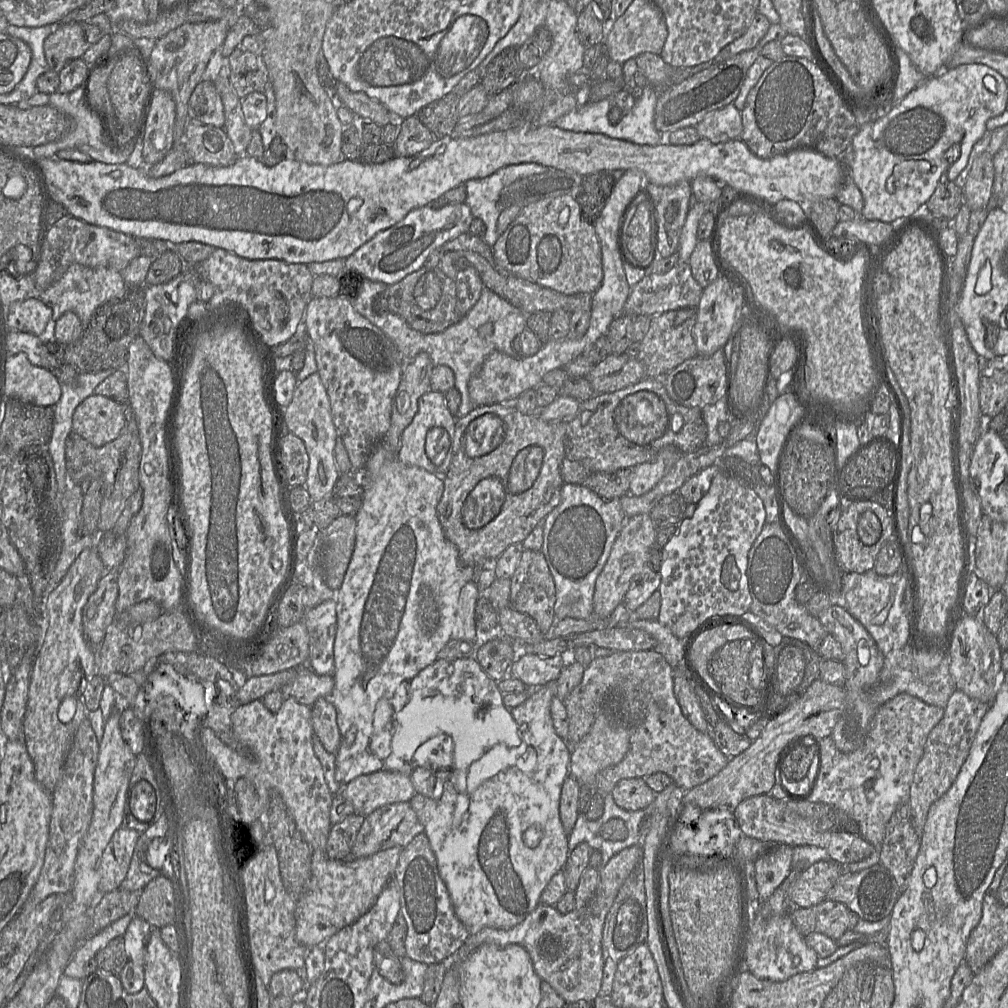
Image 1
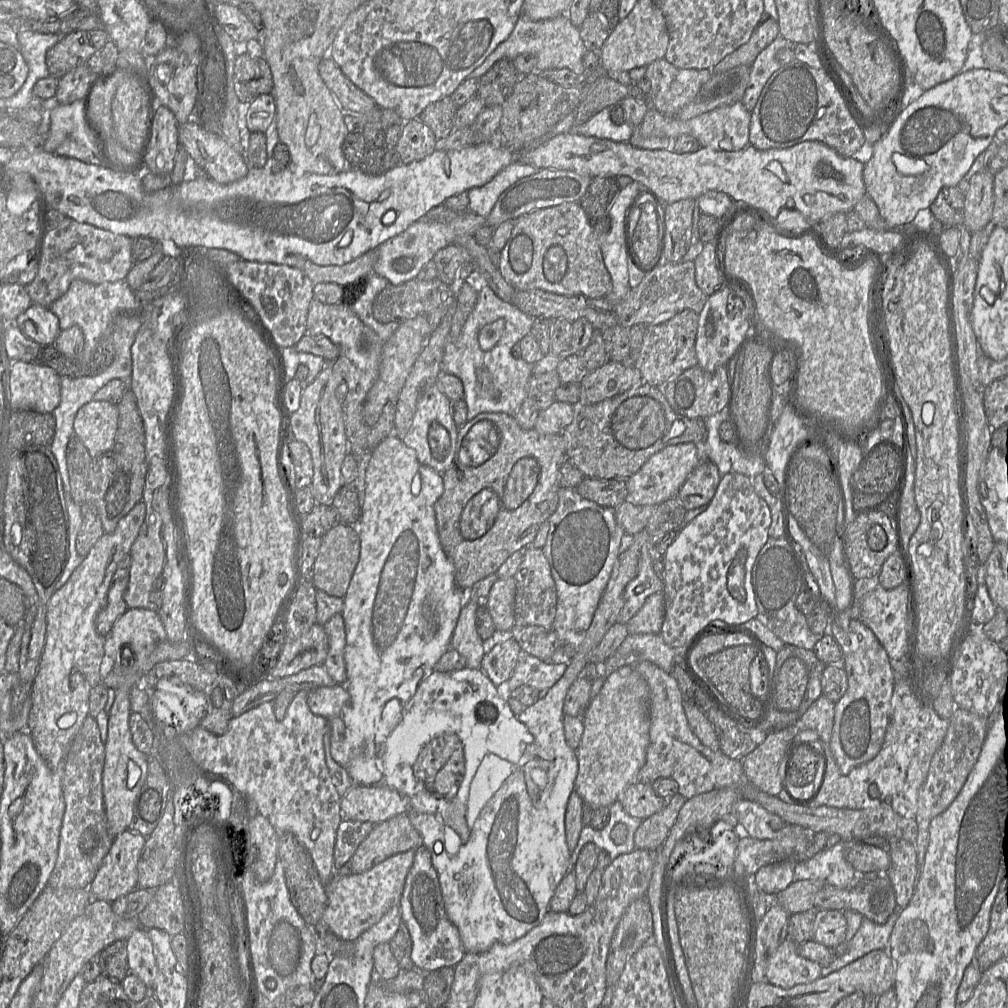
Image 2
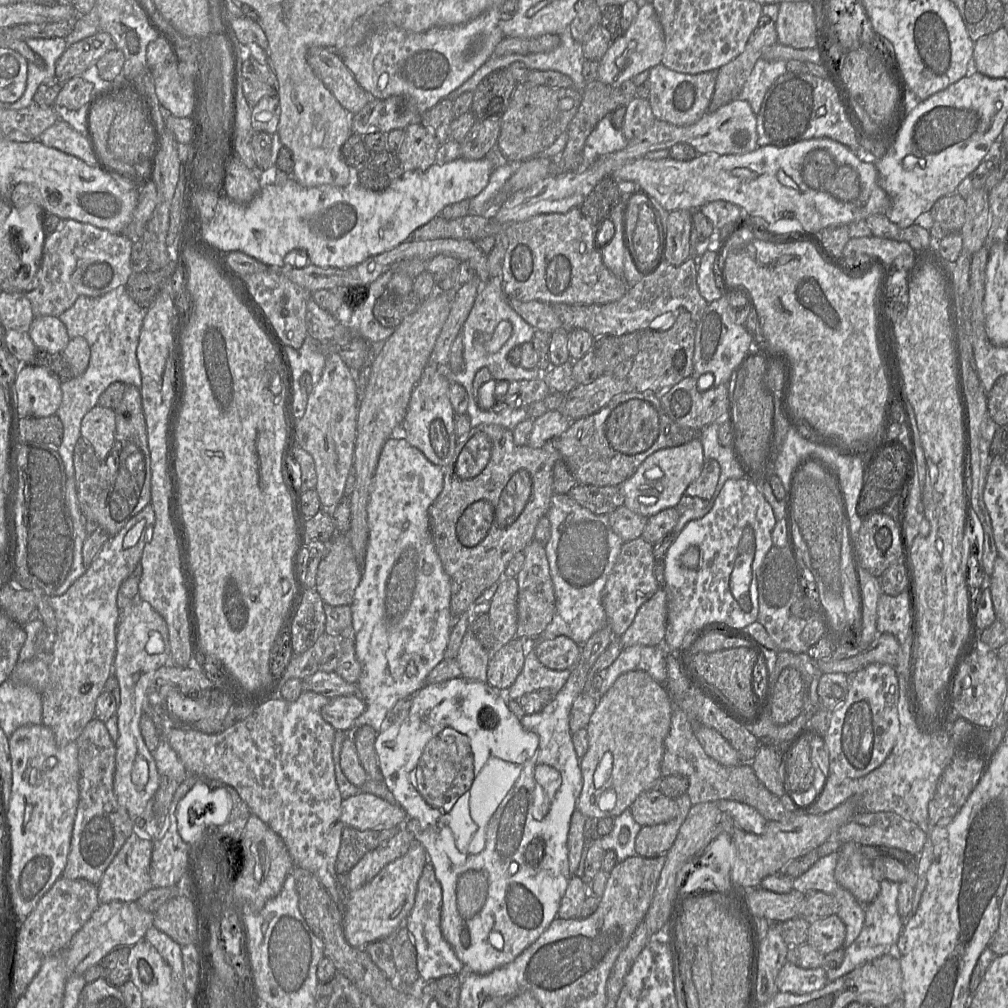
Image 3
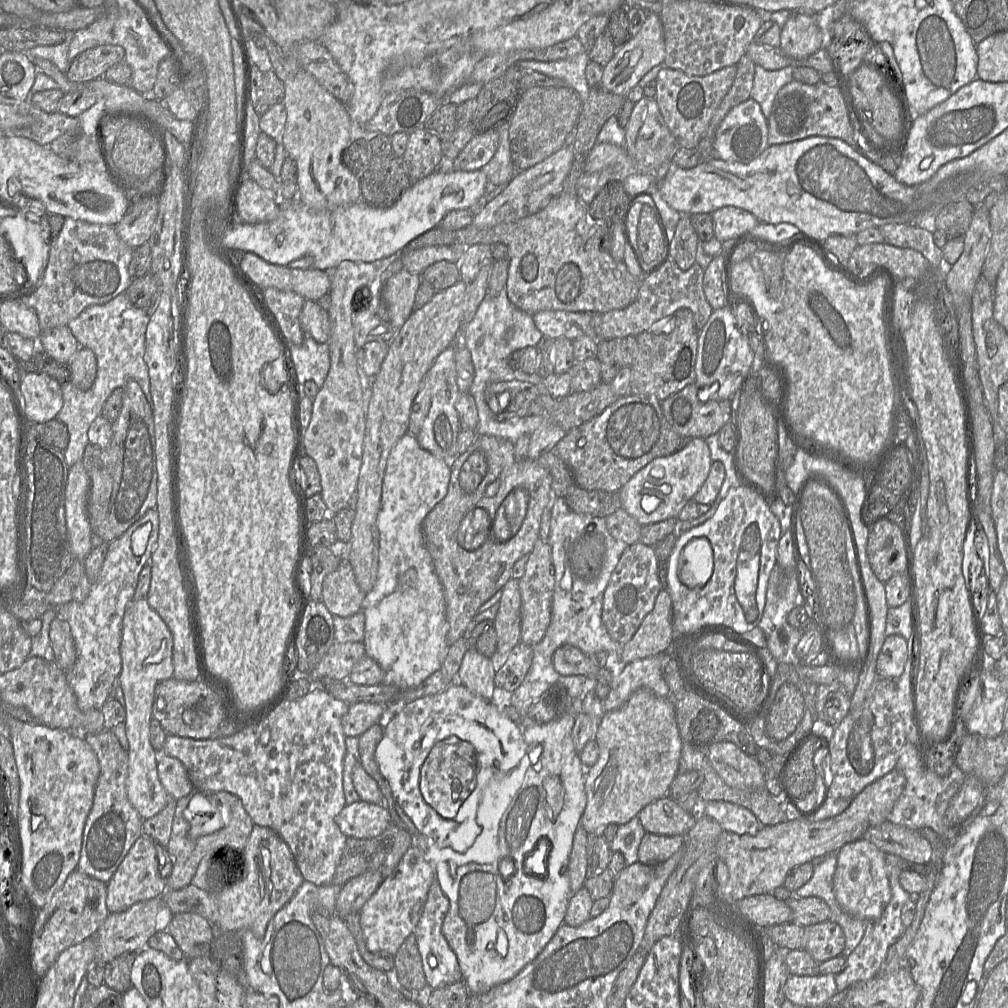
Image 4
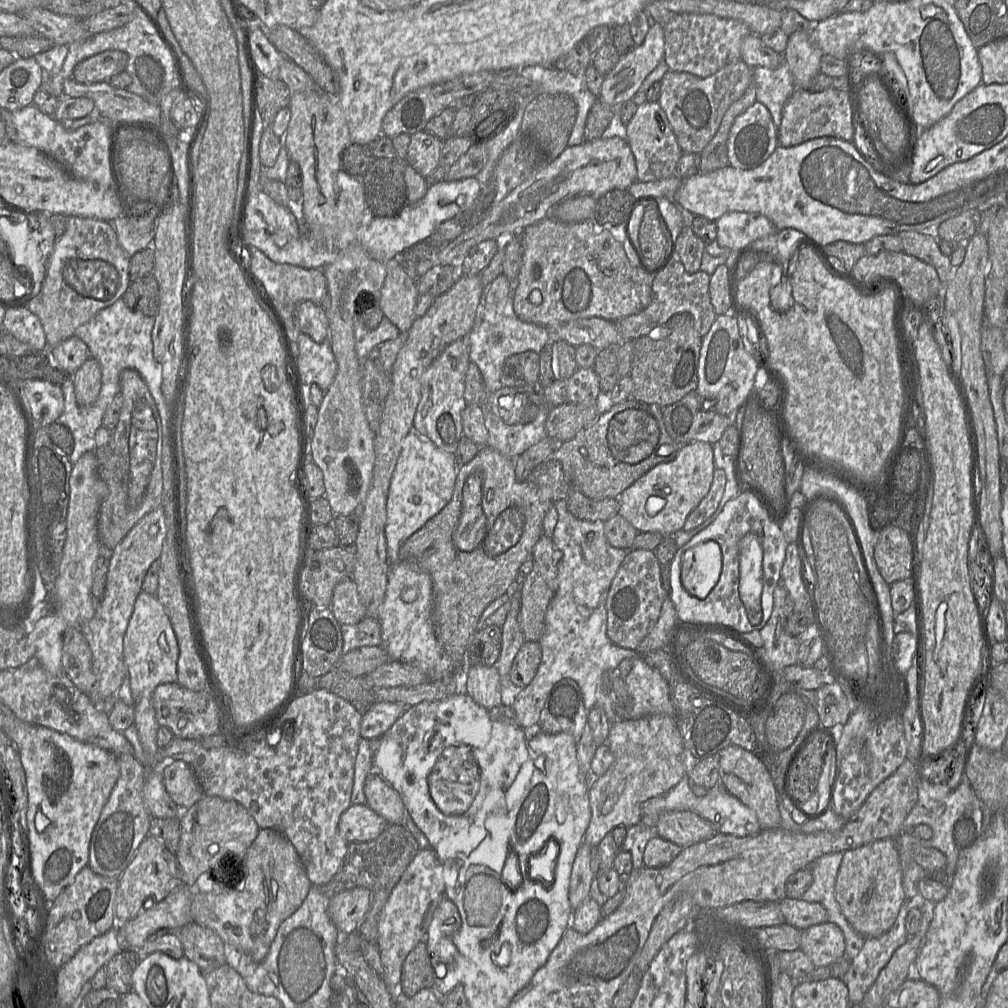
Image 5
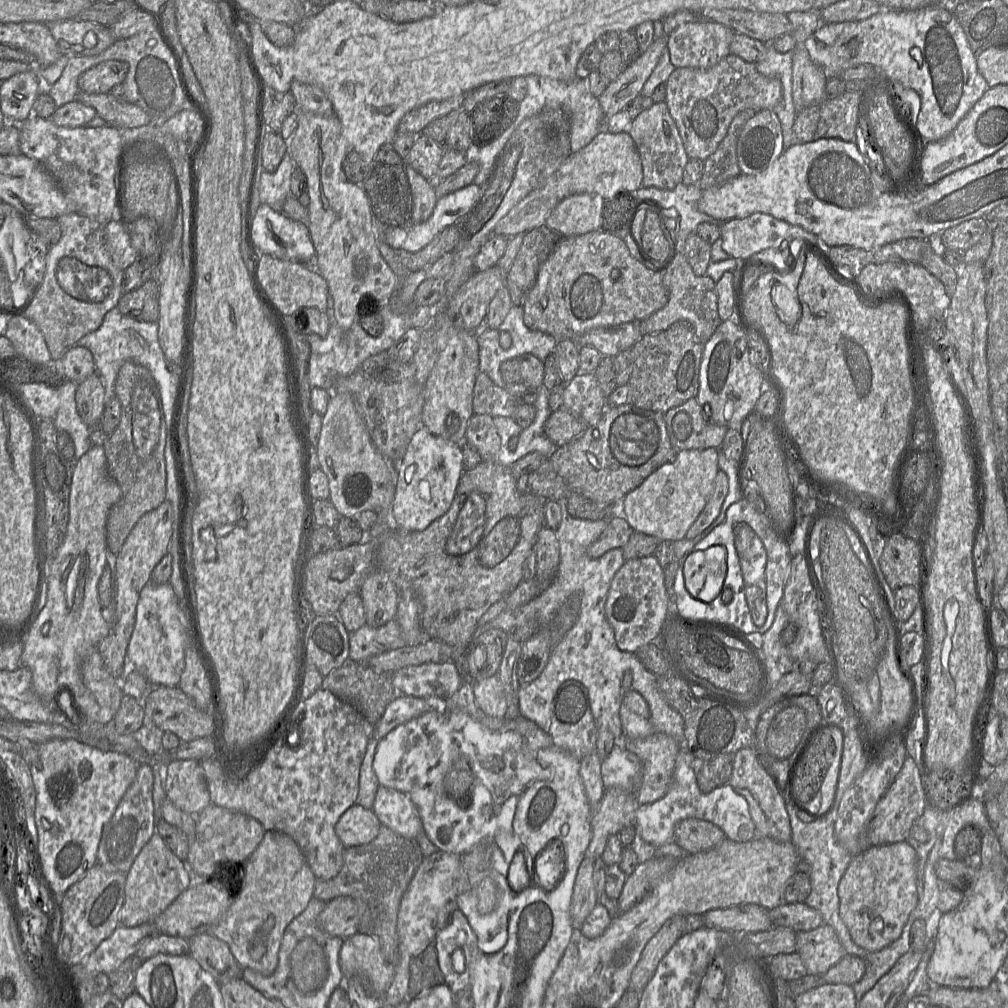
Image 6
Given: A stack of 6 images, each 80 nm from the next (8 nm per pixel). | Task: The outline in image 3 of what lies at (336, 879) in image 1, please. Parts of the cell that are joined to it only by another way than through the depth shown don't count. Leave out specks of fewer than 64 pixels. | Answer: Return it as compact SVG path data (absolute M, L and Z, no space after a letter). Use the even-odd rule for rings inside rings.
M415 841L404 855L387 864L371 881L354 891L345 891L343 931L350 945L366 949L373 942L389 940L405 925L415 903L418 880L428 861L423 846Z

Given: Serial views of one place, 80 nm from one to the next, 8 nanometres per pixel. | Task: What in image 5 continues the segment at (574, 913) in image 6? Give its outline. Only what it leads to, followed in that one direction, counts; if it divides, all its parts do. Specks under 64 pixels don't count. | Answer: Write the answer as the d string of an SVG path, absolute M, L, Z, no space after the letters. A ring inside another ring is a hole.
M583 842L577 851L570 876L569 900L572 910L590 897L592 881L590 847Z

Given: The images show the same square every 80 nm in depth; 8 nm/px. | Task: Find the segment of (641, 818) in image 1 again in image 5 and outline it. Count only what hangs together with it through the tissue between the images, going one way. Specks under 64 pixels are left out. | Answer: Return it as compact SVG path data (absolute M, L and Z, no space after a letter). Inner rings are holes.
M639 822L629 828L616 827L610 834L620 850L625 850L632 855L634 869L645 867L643 854L648 841L657 836L655 829L651 829Z

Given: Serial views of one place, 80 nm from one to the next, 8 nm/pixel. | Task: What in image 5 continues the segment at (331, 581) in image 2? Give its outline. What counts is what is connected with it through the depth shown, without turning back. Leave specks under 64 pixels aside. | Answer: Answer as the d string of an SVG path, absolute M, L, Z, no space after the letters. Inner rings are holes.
M352 578L344 579L335 586L330 609L340 624L356 624L366 616L366 608Z

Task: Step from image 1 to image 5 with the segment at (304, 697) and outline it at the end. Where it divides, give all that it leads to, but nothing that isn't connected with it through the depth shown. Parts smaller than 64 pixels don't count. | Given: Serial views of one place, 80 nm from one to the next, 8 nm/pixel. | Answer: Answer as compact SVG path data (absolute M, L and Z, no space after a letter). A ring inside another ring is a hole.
M377 702L362 714L361 738L381 738L404 713L407 706L392 702Z

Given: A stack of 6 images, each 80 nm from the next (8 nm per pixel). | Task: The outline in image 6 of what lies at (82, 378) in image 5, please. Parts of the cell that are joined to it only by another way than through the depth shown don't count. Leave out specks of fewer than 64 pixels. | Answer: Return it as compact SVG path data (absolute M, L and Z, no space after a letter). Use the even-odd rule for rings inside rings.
M97 372L77 384L75 401L81 419L90 427L99 425L106 404L102 379Z

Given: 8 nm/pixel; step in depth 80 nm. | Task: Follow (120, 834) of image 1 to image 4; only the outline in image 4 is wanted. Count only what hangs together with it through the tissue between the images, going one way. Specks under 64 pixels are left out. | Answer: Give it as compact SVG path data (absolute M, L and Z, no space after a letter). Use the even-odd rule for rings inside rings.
M142 834L133 844L114 875L107 882L106 905L110 913L121 912L135 903L162 897L166 892L166 878L172 871L172 858L165 847Z

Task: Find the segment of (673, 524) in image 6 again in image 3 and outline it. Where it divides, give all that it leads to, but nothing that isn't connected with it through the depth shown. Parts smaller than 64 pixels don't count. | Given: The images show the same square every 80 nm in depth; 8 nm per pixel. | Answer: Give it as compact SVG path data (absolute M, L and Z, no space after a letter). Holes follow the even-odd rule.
M700 438L682 446L654 452L622 484L624 505L633 512L647 518L663 509L676 507L687 487L701 474L705 461Z

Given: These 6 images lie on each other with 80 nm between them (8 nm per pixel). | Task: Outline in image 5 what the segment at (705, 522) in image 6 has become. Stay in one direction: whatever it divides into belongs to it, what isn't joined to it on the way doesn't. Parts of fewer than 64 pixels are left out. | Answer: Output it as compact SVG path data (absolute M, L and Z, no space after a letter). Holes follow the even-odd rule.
M715 468L709 492L688 515L683 527L685 531L695 529L714 514L723 496L726 481L727 477L725 471L720 468Z

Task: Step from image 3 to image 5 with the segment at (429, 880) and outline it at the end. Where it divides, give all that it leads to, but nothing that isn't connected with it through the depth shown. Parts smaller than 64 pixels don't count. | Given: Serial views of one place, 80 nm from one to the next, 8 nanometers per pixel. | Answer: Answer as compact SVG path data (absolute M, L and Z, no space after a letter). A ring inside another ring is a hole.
M443 896L433 911L424 940L436 973L433 988L439 995L462 984L465 960L452 942L452 935L460 926L457 907Z

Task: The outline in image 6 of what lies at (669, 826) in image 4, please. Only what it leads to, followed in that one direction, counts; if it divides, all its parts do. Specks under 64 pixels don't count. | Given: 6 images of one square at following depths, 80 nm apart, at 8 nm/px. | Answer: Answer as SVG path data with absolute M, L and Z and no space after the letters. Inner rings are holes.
M688 818L675 827L674 843L688 854L708 851L726 839L725 833L709 821Z

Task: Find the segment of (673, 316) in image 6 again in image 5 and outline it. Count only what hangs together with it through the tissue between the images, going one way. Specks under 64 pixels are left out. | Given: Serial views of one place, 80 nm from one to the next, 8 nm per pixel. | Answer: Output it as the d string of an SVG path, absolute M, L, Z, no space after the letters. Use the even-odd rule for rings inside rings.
M673 256L666 267L654 275L650 304L641 312L615 322L622 340L635 340L647 336L651 331L657 333L657 330L667 327L670 319L679 313L690 314L693 317L698 334L700 337L704 337L717 317L710 299L709 283L709 274L702 270L696 273L688 273L683 263Z

